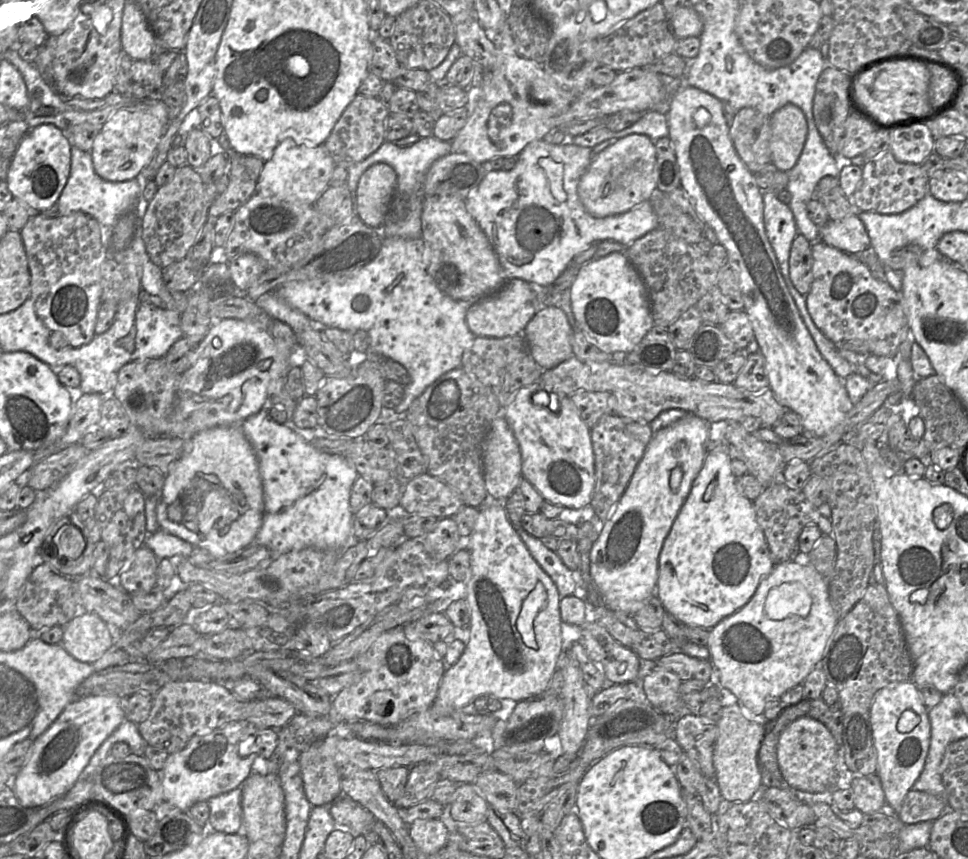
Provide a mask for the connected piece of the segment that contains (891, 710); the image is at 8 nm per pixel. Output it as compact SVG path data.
M912 680L890 683L881 688L875 694L869 708L873 744L876 750L876 775L884 792L885 804L895 813L901 808L906 794L912 789L925 764L931 733L928 710L918 686Z

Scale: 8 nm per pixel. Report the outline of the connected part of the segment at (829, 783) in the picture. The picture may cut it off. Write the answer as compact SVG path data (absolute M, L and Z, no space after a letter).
M808 715L793 720L781 732L776 752L780 772L791 787L810 793L832 793L837 789L836 743L822 722Z

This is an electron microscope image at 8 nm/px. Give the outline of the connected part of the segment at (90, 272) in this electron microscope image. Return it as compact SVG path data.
M81 211L59 217L32 213L19 231L25 248L31 285L31 299L37 316L52 332L61 332L71 347L89 343L101 304L101 267L109 252L101 242L99 224Z

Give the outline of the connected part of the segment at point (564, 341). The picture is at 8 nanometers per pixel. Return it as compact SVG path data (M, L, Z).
M546 306L534 314L523 336L536 363L541 369L548 370L574 356L573 332L560 308Z

